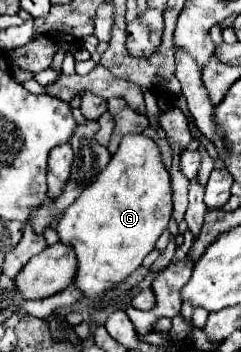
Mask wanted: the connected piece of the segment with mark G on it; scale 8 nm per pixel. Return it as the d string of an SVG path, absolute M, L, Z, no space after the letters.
M143 134L125 136L105 170L57 222L59 242L75 250L77 272L73 284L85 300L101 304L113 288L141 268L143 258L167 228L171 210L171 180L159 158L157 144Z

